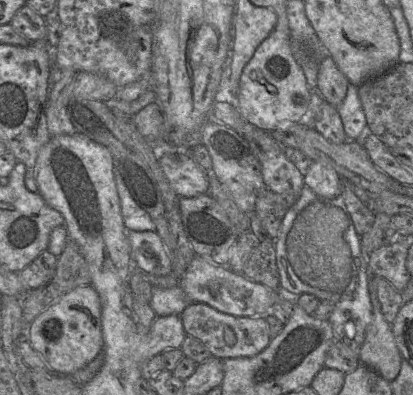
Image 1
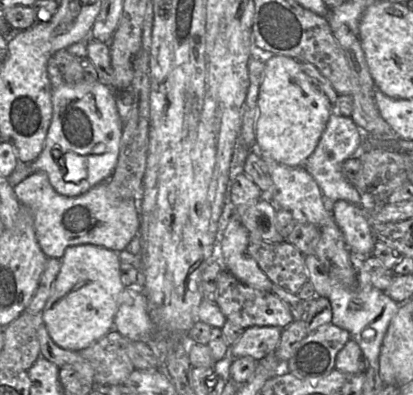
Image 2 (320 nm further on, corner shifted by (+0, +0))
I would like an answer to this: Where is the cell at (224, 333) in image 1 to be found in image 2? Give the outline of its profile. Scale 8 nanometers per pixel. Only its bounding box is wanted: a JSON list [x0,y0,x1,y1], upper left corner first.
[214,270,294,331]

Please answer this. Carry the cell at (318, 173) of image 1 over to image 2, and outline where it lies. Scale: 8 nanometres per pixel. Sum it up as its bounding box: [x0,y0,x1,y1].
[331,200,376,257]

